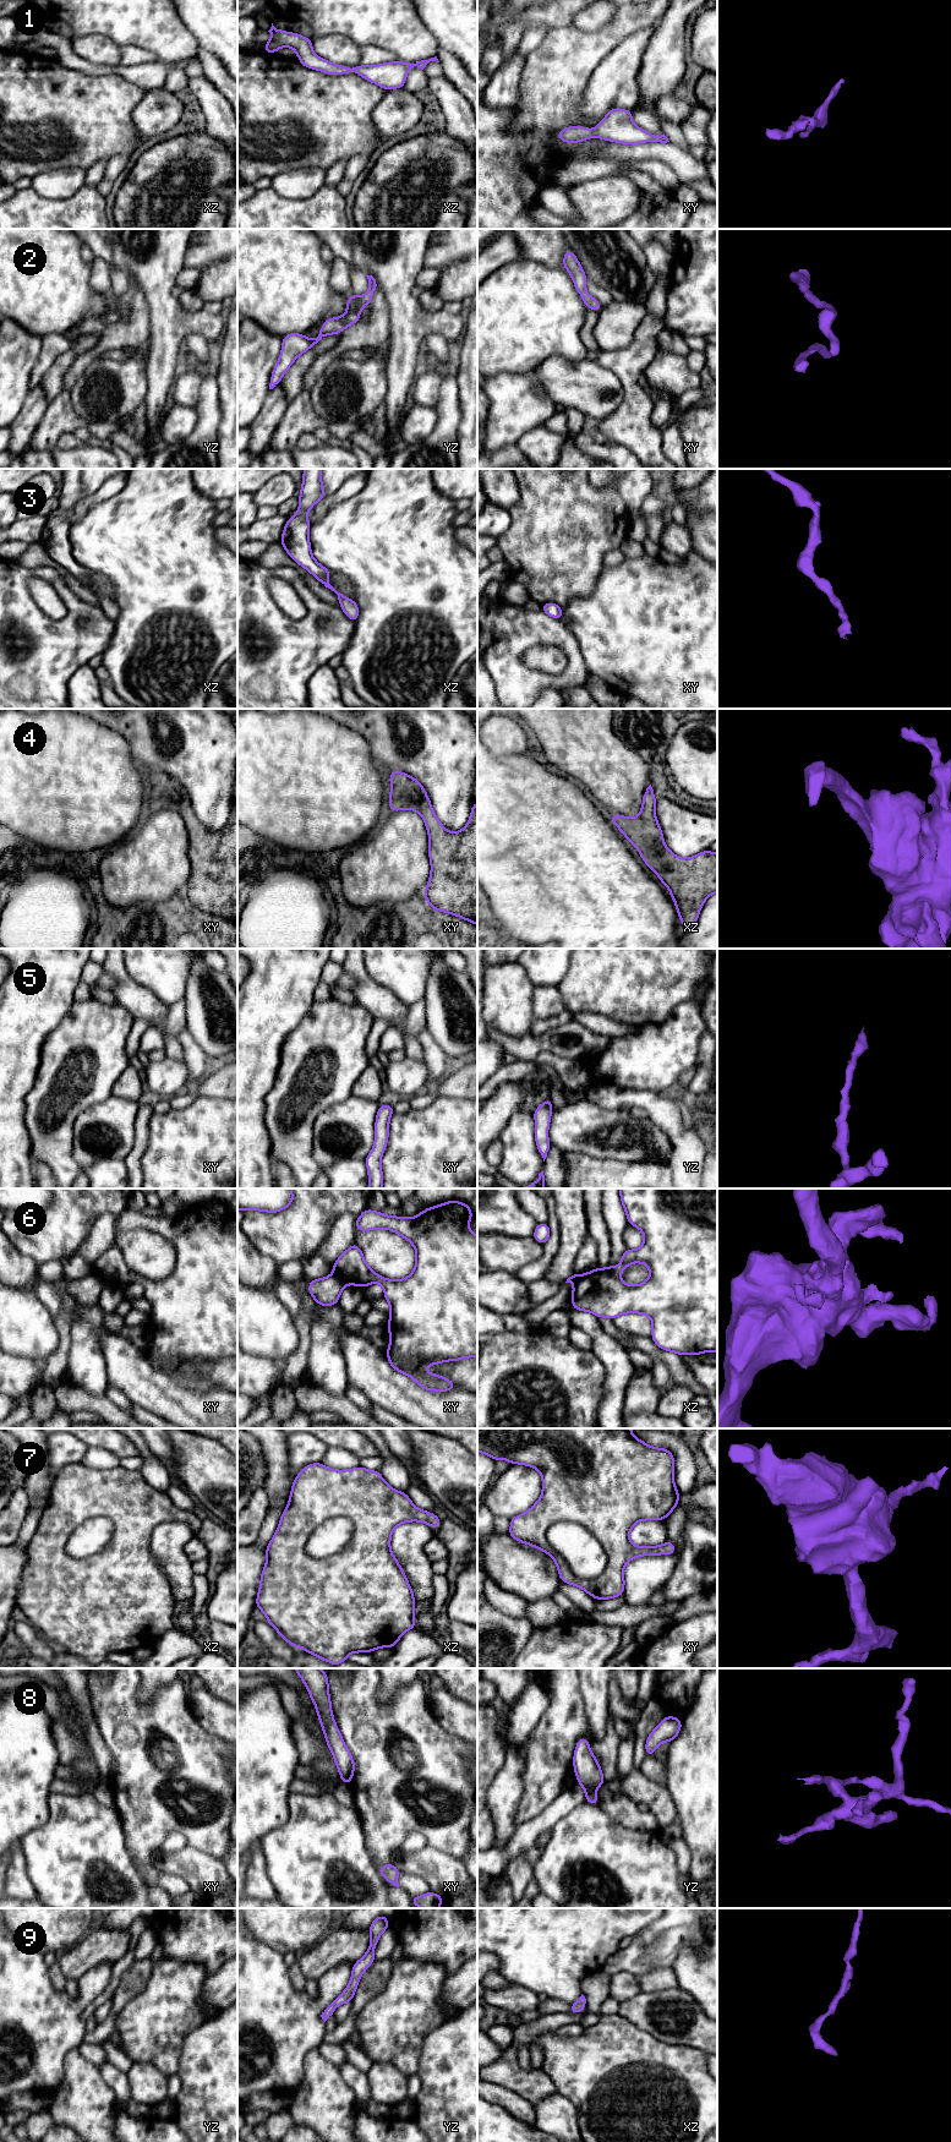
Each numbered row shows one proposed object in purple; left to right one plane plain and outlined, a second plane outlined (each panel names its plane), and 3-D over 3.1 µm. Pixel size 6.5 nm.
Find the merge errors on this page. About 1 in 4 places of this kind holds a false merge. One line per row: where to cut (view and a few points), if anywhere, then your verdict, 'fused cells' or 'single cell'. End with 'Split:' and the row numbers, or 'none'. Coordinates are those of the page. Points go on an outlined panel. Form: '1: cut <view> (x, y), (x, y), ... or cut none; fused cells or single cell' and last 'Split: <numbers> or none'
1: cut none; single cell
2: cut none; single cell
3: cut none; single cell
4: cut none; single cell
5: cut none; single cell
6: cut xy (334, 1272), (345, 1283); fused cells
7: cut xy (547, 1528), (559, 1522), (581, 1524), (606, 1553), (606, 1568); fused cells
8: cut none; single cell
9: cut none; single cell
Split: 6, 7

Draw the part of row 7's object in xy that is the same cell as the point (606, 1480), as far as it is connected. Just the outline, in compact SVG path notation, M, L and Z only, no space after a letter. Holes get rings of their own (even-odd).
M477 1428L477 1452L493 1460L505 1459L509 1464L529 1465L540 1471L542 1495L526 1513L509 1519L508 1535L551 1556L562 1583L583 1589L596 1601L623 1595L625 1586L623 1569L633 1558L676 1553L676 1545L669 1541L658 1546L634 1546L629 1540L629 1532L638 1521L665 1520L677 1507L681 1495L673 1480L673 1454L666 1448L651 1447L635 1438L630 1428ZM559 1521L578 1523L600 1541L608 1563L597 1578L587 1580L576 1577L565 1559L550 1546L546 1532L550 1526Z

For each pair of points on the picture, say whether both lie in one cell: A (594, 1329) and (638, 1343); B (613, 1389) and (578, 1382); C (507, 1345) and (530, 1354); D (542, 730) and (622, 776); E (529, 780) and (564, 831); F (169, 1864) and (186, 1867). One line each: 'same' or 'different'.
A: different
B: different
C: same
D: same
E: same
F: same

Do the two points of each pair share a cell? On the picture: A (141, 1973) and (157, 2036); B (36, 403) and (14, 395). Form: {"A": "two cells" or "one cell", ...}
{"A": "two cells", "B": "two cells"}

